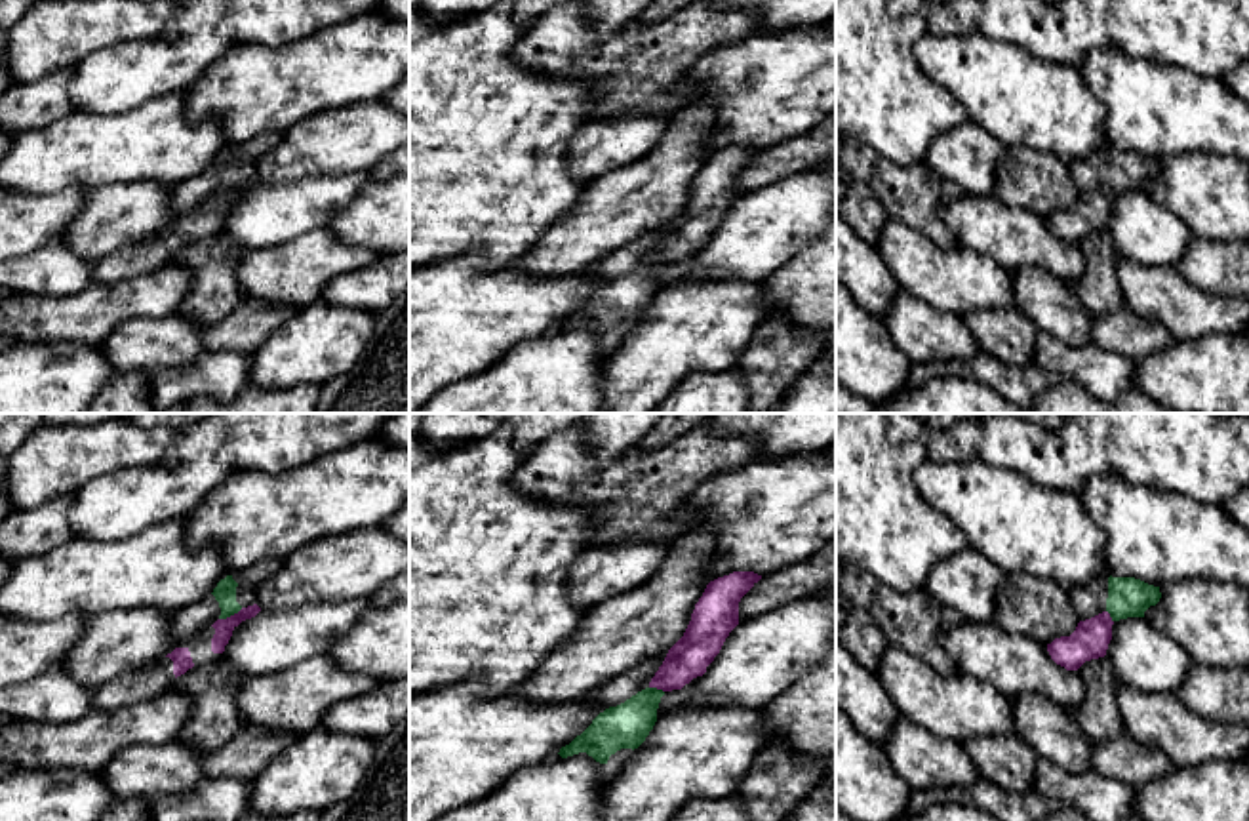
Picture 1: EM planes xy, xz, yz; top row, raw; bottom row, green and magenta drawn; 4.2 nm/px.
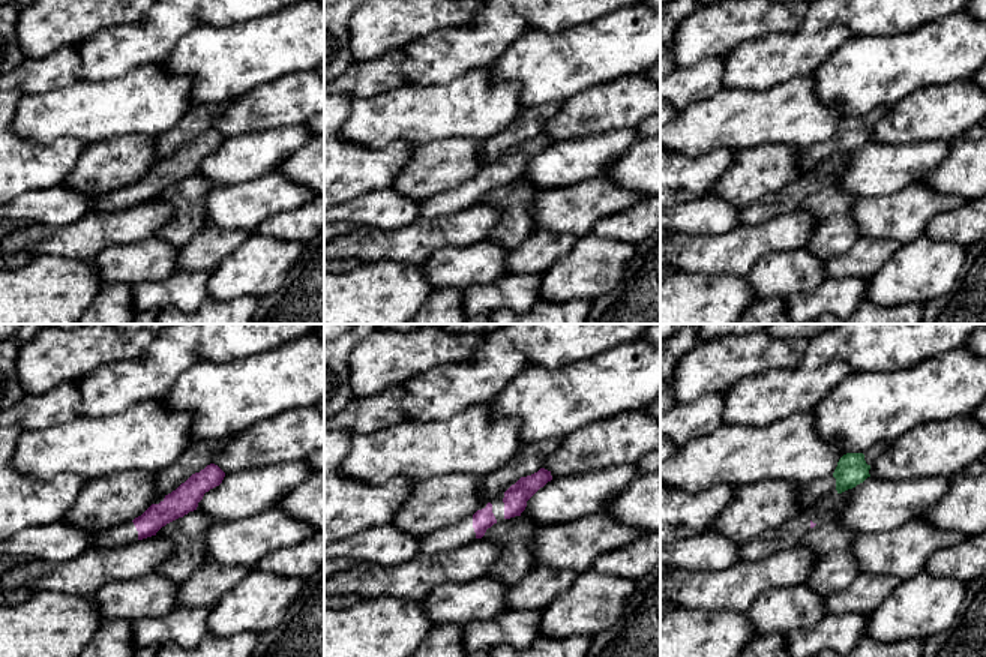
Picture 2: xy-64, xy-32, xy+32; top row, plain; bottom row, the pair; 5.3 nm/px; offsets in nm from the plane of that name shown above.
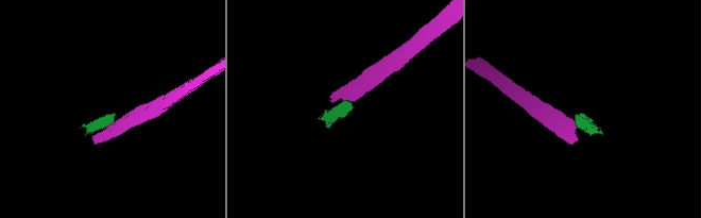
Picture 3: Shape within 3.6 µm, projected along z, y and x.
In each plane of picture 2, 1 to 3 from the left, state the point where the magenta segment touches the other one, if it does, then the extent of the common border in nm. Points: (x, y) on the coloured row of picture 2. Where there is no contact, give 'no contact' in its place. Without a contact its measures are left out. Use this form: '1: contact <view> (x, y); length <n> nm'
1: no contact
2: no contact
3: no contact

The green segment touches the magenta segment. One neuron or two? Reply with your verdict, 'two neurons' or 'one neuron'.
two neurons

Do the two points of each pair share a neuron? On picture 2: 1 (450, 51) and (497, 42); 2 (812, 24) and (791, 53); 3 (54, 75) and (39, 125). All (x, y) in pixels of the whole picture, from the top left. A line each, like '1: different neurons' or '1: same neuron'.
1: same neuron
2: different neurons
3: different neurons

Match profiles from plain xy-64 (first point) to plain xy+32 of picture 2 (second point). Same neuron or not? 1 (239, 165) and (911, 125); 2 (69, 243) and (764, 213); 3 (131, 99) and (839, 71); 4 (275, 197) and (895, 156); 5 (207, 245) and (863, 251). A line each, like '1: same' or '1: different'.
1: different
2: different
3: different
4: different
5: same

